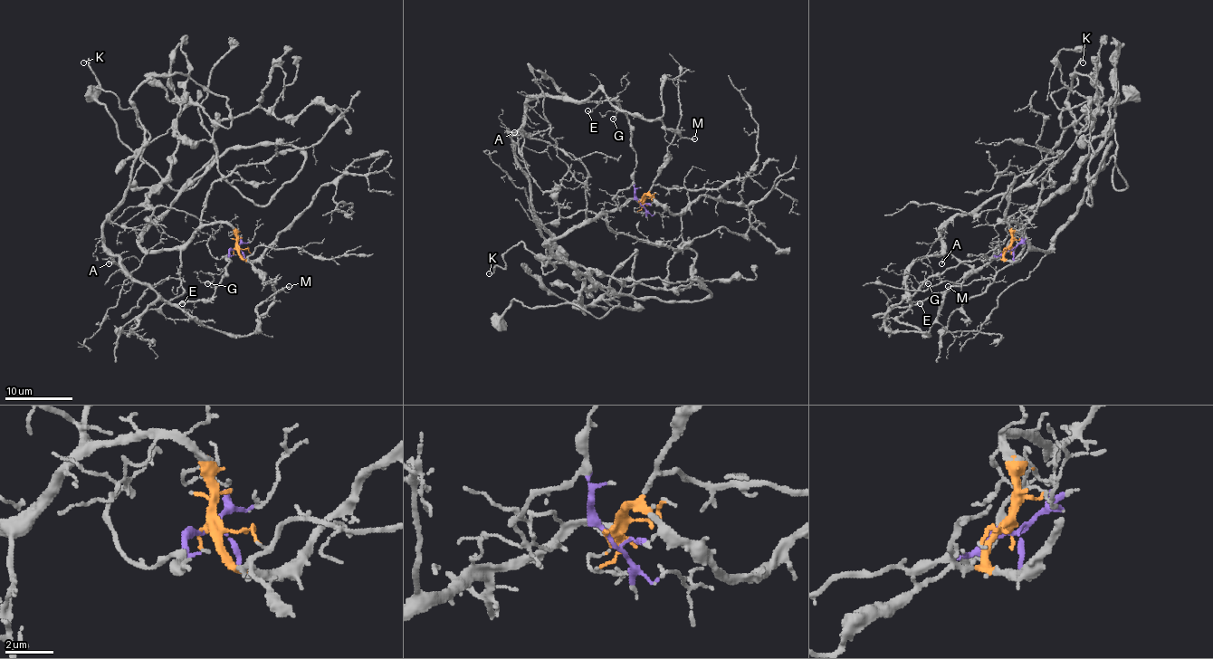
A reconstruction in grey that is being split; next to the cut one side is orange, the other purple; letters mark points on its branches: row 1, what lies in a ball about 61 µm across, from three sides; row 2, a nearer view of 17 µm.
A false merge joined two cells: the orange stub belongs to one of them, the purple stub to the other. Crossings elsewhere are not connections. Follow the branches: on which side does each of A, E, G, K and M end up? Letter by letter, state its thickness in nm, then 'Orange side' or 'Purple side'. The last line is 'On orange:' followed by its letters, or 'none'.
A: Thickness 160 nm. Purple side
E: Thickness 140 nm. Purple side
G: Thickness 130 nm. Purple side
K: Thickness 90 nm. Purple side
M: Thickness 160 nm. Purple side
On orange: none

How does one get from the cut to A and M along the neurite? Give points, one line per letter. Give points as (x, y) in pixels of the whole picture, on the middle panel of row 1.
A: (639, 202), (631, 128), (614, 100), (532, 97), (522, 128), (518, 136), (514, 132)
M: (639, 202), (629, 120), (614, 100), (585, 102), (598, 89), (614, 105), (660, 119), (664, 128), (695, 139)

